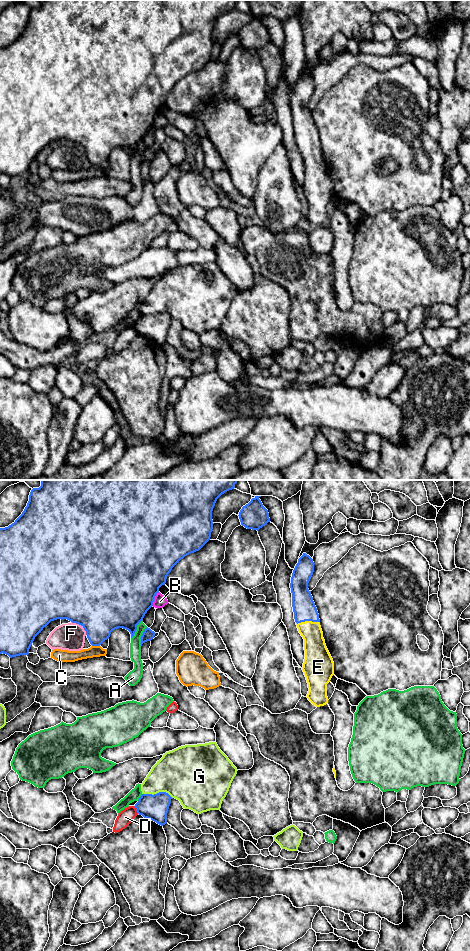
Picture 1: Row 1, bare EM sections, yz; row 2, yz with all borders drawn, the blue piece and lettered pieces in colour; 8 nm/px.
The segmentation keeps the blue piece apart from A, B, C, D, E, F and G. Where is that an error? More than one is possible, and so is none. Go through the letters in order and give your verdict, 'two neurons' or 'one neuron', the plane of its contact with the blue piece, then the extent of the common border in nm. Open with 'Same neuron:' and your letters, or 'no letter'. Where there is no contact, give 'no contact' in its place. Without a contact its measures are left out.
Same neuron: E
A: two neurons; contact in yz; length 180 nm
B: two neurons; contact in yz; length 130 nm
C: two neurons; contact in yz; length 60 nm
D: two neurons; contact in yz; length 80 nm
E: one neuron; contact in yz; length 190 nm
F: two neurons; contact in yz; length 170 nm
G: two neurons; contact in yz; length 260 nm

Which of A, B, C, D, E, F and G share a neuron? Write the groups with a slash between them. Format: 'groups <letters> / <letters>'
groups A / B / C / D / E / F / G

